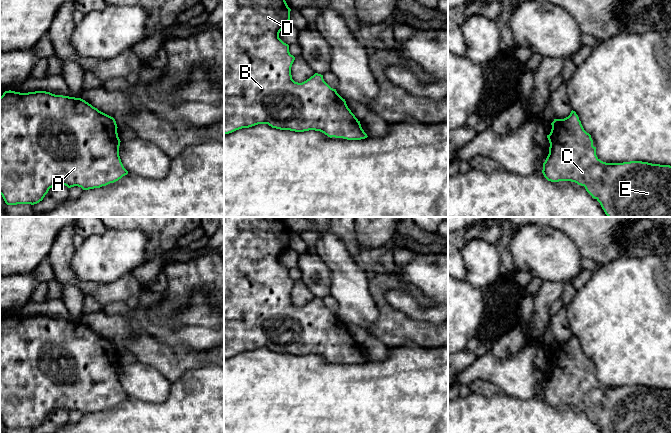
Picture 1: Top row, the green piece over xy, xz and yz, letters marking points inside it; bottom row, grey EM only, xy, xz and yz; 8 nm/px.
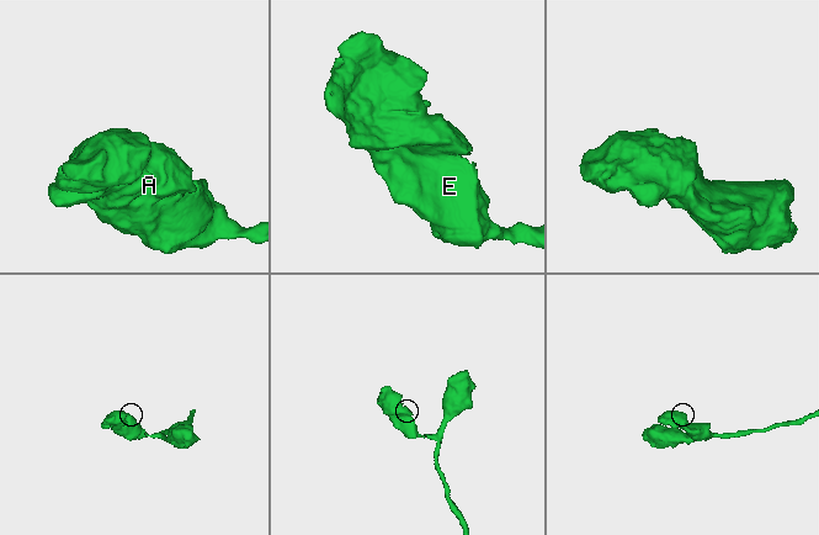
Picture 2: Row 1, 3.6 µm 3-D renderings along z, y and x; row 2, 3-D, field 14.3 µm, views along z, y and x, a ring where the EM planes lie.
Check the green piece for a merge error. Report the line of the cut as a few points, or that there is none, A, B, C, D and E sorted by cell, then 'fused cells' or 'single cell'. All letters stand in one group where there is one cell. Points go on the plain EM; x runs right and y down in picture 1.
no cut; A B C D E; single cell

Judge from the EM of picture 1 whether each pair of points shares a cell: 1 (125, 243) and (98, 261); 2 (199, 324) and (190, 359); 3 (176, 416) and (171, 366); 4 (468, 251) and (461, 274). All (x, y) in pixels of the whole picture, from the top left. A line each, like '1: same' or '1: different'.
1: same
2: different
3: different
4: different

